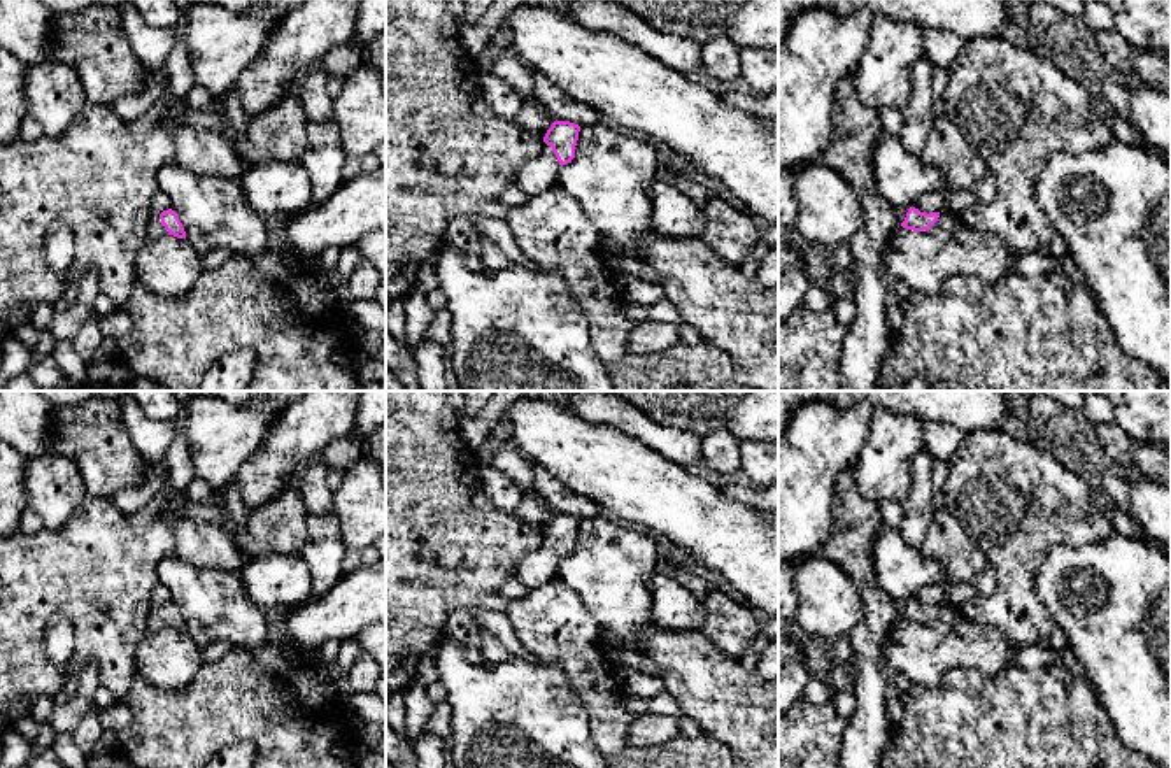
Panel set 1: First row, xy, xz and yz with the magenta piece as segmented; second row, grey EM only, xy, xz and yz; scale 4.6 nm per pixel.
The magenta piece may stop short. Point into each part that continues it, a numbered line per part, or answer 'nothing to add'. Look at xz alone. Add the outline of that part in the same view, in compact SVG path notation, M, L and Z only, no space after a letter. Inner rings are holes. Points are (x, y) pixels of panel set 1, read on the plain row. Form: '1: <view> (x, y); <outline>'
1: xz (537, 568); M543 538L540 547L528 554L515 568L514 579L529 591L557 577L561 558L550 538Z

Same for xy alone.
1: xy (155, 623); M151 608L147 617L145 617L145 635L158 633L165 628L168 628L168 624L161 617L160 608Z

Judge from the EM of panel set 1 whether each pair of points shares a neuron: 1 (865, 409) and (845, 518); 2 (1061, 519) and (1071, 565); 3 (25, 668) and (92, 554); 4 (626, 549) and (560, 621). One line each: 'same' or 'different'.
1: different
2: different
3: same
4: different

